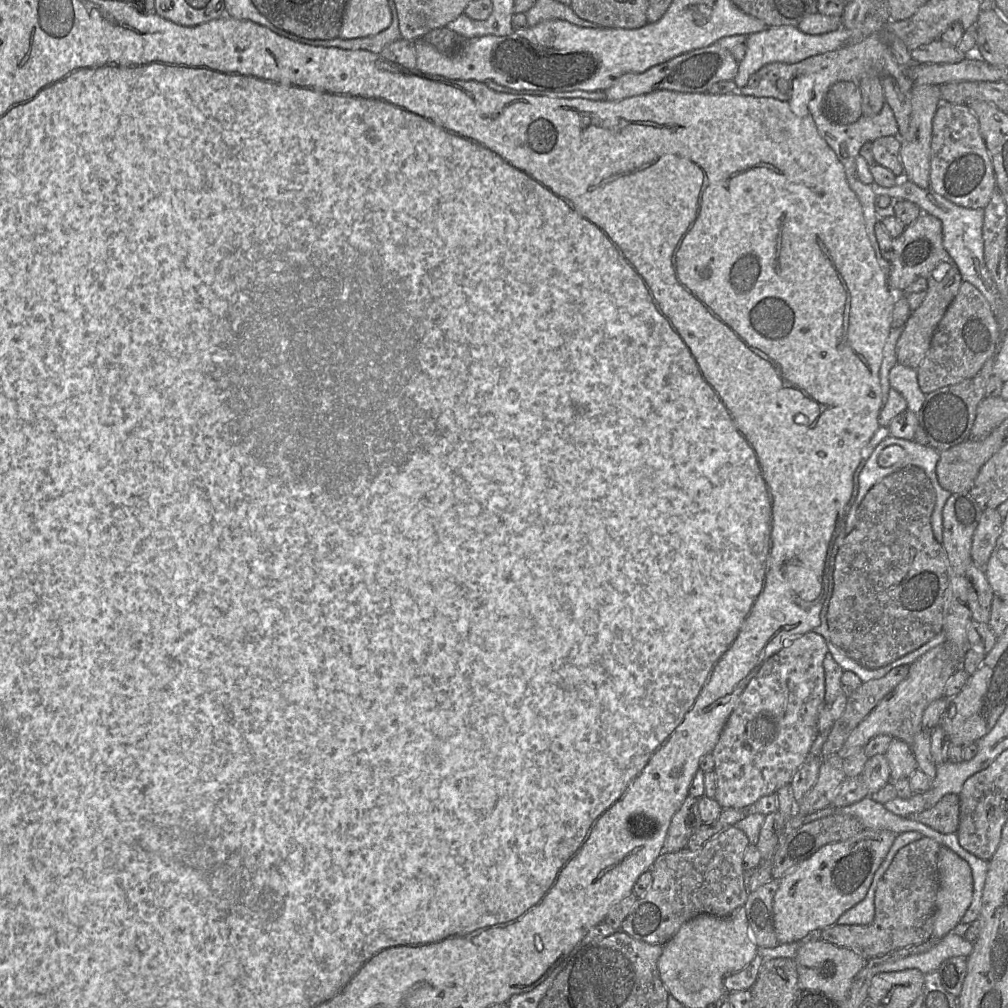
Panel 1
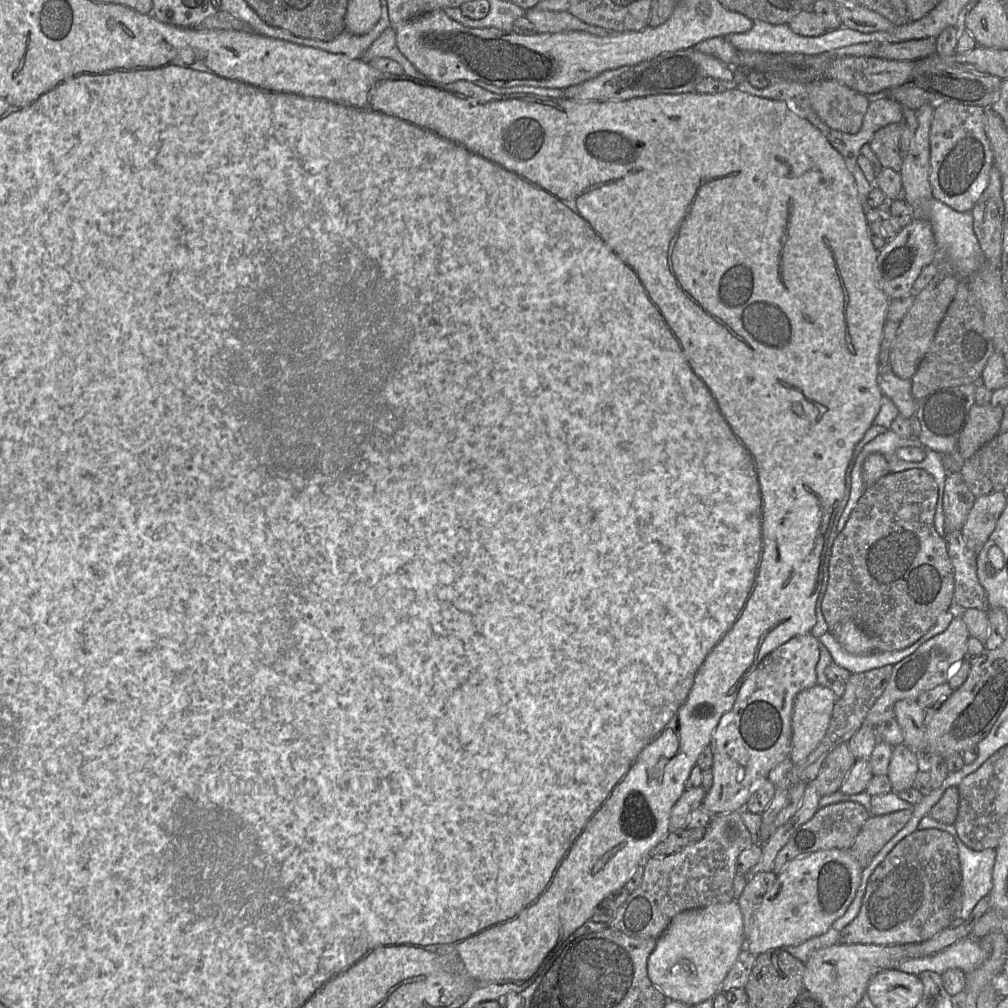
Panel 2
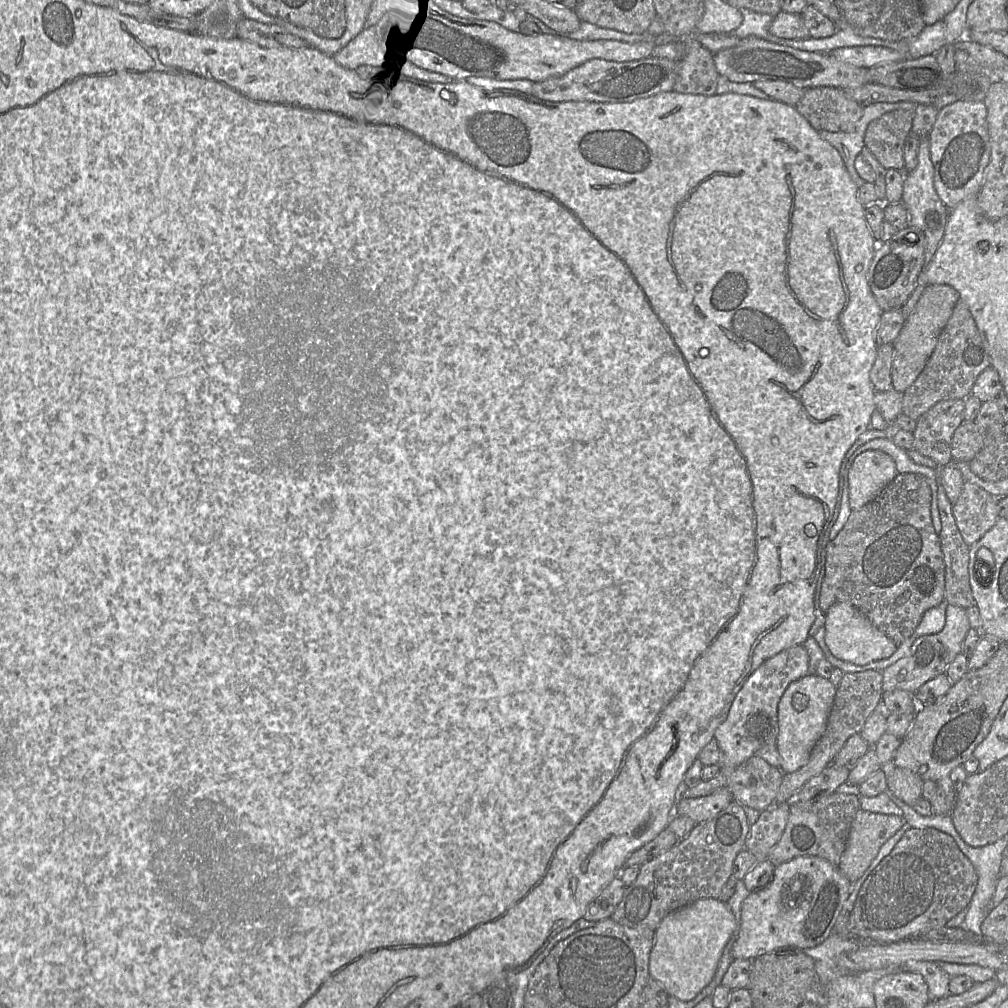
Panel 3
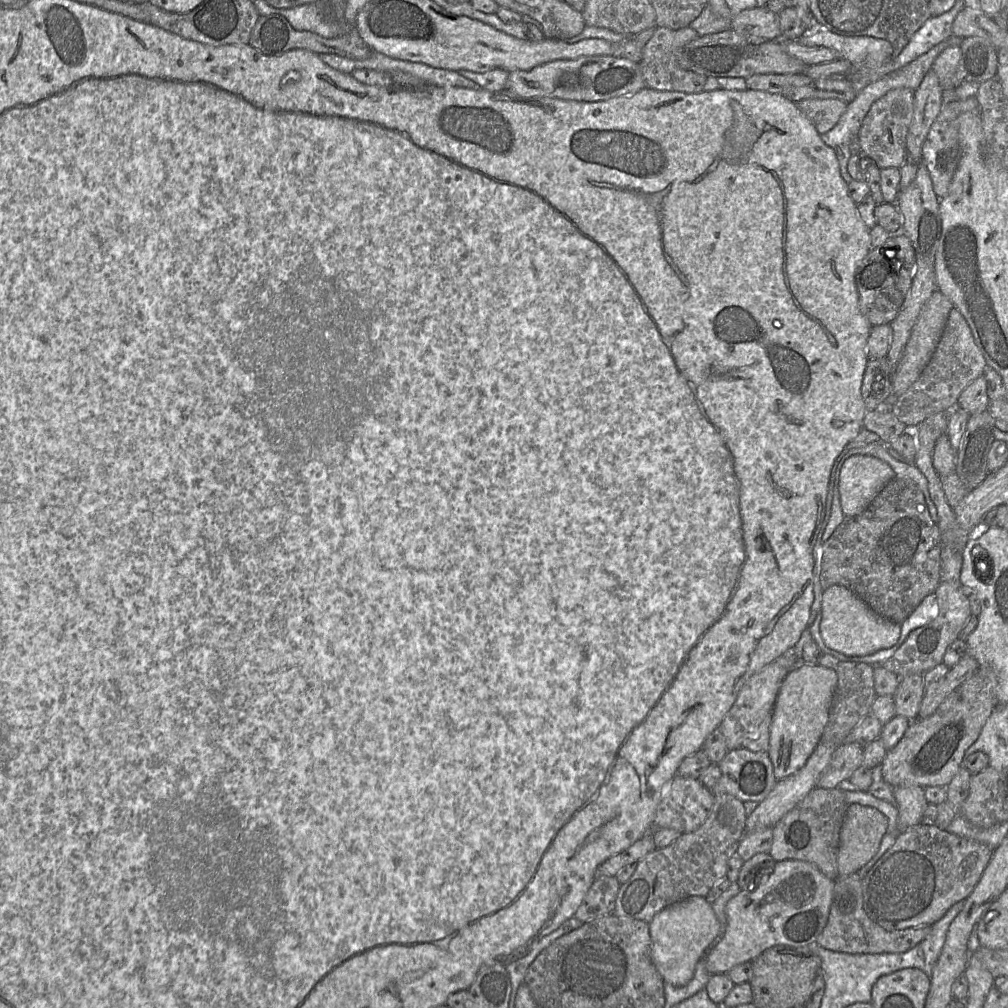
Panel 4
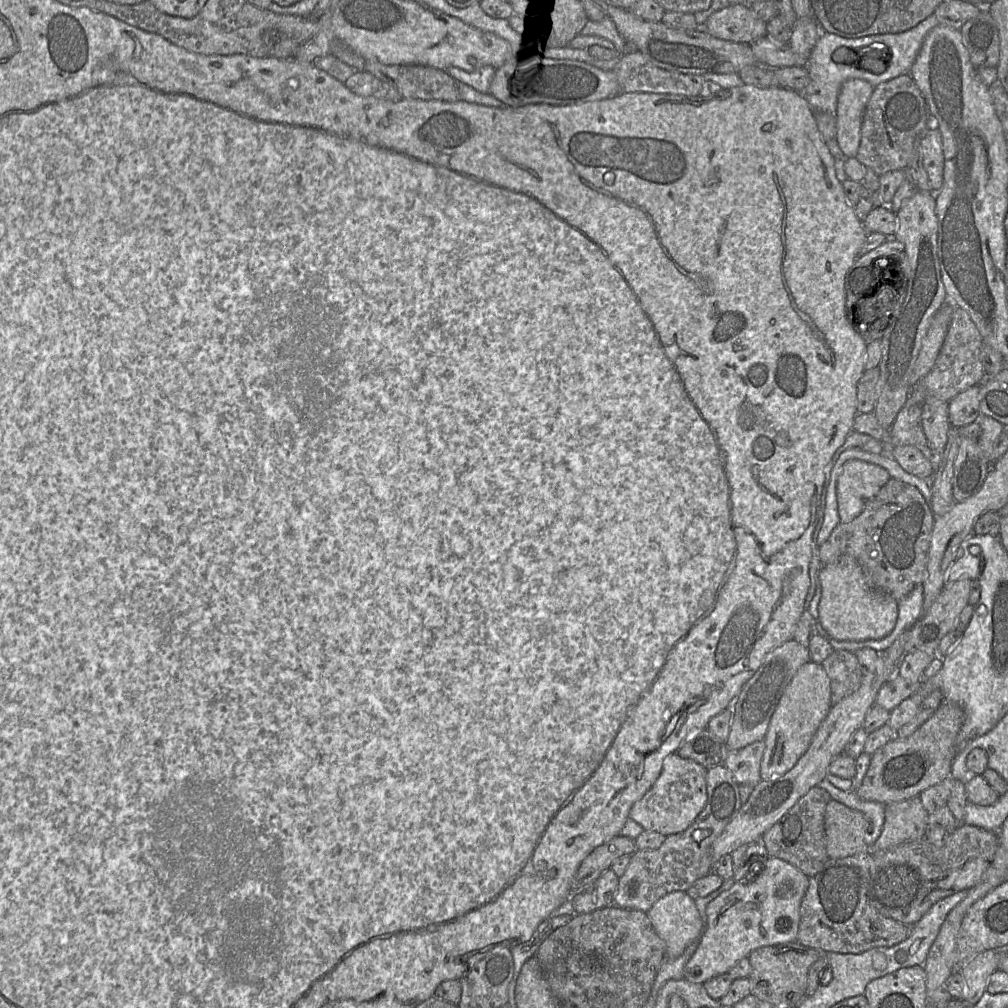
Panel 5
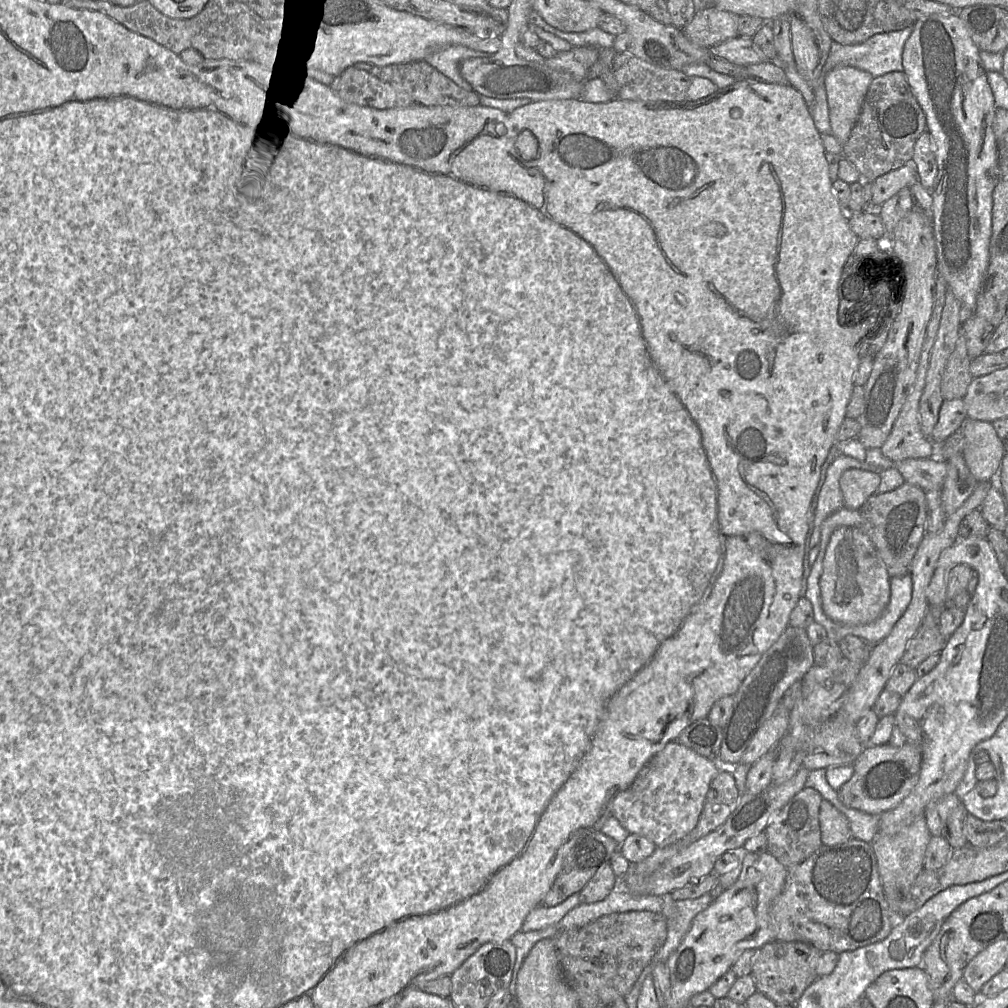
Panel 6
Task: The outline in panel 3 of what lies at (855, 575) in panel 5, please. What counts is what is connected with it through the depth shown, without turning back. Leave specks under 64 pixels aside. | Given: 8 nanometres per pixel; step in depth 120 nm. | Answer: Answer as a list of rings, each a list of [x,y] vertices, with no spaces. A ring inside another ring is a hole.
[[[836,603],[825,613],[825,642],[831,654],[855,665],[890,657],[897,645],[877,629],[871,621],[850,603]]]

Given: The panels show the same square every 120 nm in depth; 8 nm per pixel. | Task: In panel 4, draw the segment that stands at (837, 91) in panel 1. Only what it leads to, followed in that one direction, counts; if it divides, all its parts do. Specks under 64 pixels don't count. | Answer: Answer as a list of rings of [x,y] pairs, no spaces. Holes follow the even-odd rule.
[[[809,98],[798,102],[797,105],[822,135],[838,123],[848,103],[835,98]]]

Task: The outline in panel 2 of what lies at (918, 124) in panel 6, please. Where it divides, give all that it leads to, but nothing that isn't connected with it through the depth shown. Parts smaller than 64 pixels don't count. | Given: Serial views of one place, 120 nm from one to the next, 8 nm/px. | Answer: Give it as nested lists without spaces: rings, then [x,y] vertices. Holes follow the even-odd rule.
[[[901,123],[888,124],[874,133],[869,144],[883,168],[892,168],[896,172],[901,171],[903,166],[903,157],[900,148],[901,136]]]

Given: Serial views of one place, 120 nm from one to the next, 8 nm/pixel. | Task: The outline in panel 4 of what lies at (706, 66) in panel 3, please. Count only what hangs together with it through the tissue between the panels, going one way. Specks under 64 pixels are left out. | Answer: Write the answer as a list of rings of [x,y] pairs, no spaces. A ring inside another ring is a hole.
[[[656,26],[653,36],[642,50],[639,62],[645,82],[645,88],[659,91],[675,91],[683,93],[700,93],[708,77],[682,68],[679,64],[679,52],[689,42],[699,35],[690,26],[680,29],[670,29]]]

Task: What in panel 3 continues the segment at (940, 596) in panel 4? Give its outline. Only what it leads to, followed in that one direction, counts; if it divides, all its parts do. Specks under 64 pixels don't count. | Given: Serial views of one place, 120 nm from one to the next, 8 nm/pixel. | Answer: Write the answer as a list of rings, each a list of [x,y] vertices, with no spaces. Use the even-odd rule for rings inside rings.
[[[948,604],[944,628],[937,634],[925,635],[916,639],[907,656],[900,658],[882,671],[882,690],[889,692],[899,689],[915,693],[928,680],[946,673],[949,664],[962,652],[963,641],[971,628],[966,610]]]

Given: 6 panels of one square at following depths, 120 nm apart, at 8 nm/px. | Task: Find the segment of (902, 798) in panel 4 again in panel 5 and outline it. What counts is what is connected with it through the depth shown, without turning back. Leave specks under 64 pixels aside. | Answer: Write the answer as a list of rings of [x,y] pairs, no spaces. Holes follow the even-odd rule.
[[[919,796],[886,805],[883,829],[871,850],[883,851],[923,838],[929,828],[928,816]]]

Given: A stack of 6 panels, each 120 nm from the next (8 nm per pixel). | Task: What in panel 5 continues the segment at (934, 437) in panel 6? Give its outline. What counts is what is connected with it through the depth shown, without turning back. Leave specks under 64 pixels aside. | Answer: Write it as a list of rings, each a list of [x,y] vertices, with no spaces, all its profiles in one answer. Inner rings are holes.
[[[974,385],[948,402],[948,416],[952,428],[961,428],[976,421],[980,415],[979,389],[979,385]]]

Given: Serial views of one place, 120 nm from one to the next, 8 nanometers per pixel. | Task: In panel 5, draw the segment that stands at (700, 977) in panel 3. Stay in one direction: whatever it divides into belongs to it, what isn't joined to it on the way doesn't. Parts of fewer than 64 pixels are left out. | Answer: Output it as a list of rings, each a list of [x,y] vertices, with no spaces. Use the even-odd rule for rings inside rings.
[[[686,891],[671,892],[653,904],[648,917],[666,945],[666,957],[681,956],[704,931],[704,923],[695,900]]]

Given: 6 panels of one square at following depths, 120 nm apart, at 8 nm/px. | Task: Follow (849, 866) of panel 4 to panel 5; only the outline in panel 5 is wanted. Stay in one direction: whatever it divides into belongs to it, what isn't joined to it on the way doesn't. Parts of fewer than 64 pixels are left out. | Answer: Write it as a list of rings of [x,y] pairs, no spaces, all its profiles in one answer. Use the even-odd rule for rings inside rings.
[[[830,800],[824,815],[826,850],[831,859],[873,851],[865,842],[870,823],[860,811]]]

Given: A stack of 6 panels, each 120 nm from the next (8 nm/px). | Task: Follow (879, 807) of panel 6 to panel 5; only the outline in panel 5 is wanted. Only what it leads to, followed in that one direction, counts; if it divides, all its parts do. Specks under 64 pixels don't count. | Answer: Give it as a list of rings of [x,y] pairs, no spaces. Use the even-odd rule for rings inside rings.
[[[943,701],[936,712],[926,720],[912,735],[893,738],[871,755],[869,768],[855,794],[863,800],[888,805],[919,796],[925,789],[943,783],[951,778],[951,767],[958,752],[957,737],[965,719],[964,710],[956,703]]]

